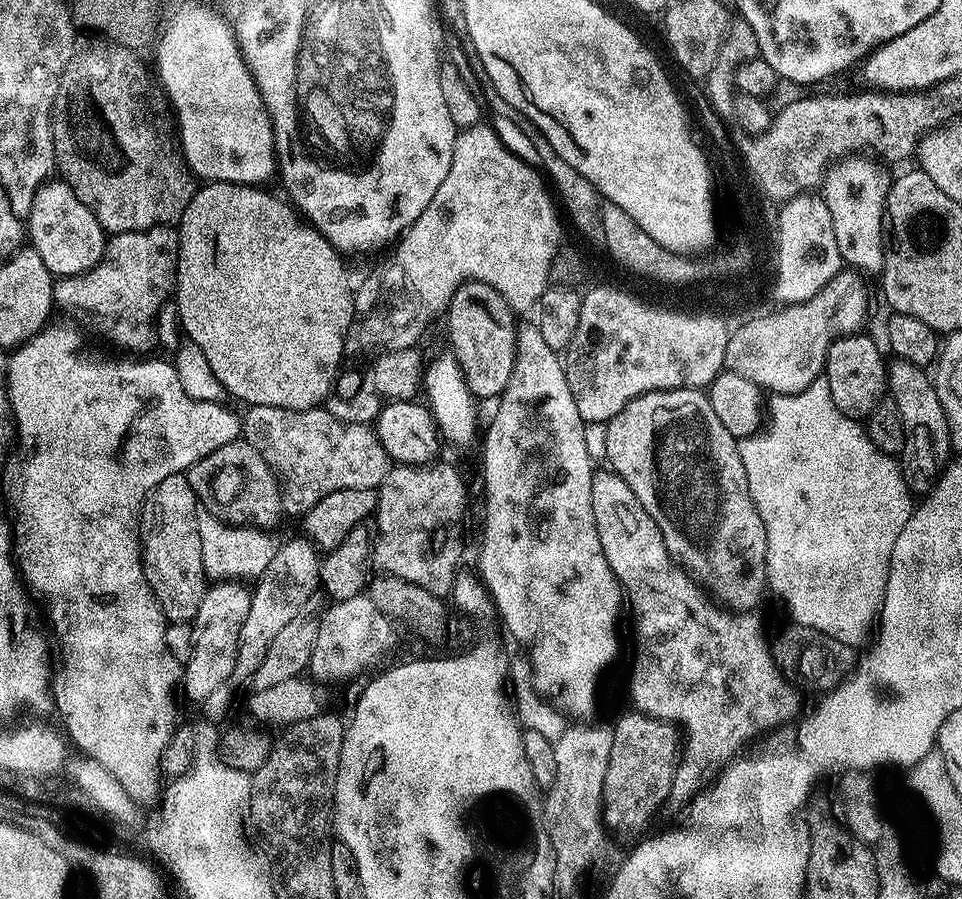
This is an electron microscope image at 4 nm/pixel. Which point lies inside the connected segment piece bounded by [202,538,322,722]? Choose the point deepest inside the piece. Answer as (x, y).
(279, 597)

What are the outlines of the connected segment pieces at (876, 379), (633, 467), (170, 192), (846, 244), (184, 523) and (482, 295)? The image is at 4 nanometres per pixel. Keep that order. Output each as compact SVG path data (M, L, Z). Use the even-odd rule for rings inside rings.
M853 334L834 341L826 356L823 375L828 383L830 398L842 414L863 421L885 399L888 387L886 359L880 348L868 336Z
M671 388L665 392L643 392L641 396L635 396L606 425L606 460L607 463L612 463L609 464L611 471L617 472L626 482L626 486L634 490L634 498L638 498L646 514L654 518L658 530L662 530L662 538L665 546L668 547L668 553L676 562L687 569L693 577L698 578L699 583L726 608L739 612L755 609L752 607L763 596L764 588L766 592L768 584L766 526L752 501L750 486L746 482L746 466L742 466L742 454L737 437L732 436L730 430L726 430L726 426L722 426L718 414L714 414L714 406L710 406L707 395L699 388Z
M100 38L104 40L92 40L88 45L77 47L73 52L70 62L66 66L66 70L62 70L60 75L60 81L58 82L58 90L56 91L56 97L52 103L52 141L54 142L54 158L56 159L55 171L58 173L59 179L63 180L65 184L70 186L70 190L74 190L74 194L78 198L78 202L82 202L82 206L86 206L94 214L94 218L98 218L98 222L104 228L105 233L115 234L118 232L145 232L147 228L159 228L161 226L172 226L179 221L180 216L186 210L186 206L190 202L190 198L196 193L198 184L194 179L191 170L188 169L188 163L184 157L184 151L180 149L180 134L176 127L176 117L172 111L172 105L168 103L168 95L164 93L164 89L160 87L159 79L139 60L137 53L133 51L127 43L124 44L111 44L108 38Z
M849 155L827 169L822 180L822 195L834 222L834 238L838 238L841 261L866 274L880 274L884 270L884 203L890 176L874 161L863 160L860 156Z
M185 473L162 478L162 482L158 482L156 489L144 499L144 509L140 512L140 547L144 573L164 612L165 621L195 621L206 591L206 577L202 566L202 538L198 538L198 501Z
M468 280L452 295L446 313L451 355L464 378L464 387L473 397L499 397L514 368L516 357L517 317L511 306L490 286Z

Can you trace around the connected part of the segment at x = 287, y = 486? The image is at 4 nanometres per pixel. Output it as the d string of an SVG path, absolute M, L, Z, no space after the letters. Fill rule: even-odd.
M253 404L247 411L248 413L243 413L242 416L242 439L254 446L254 450L258 450L258 454L262 454L264 460L270 460L270 465L272 456L280 460L276 462L276 466L284 468L284 480L280 484L280 501L283 502L285 513L289 517L303 517L315 504L322 502L326 494L334 494L334 490L379 489L386 478L390 461L375 427L340 421L324 406L295 412L278 406ZM278 428L290 430L292 436L298 436L300 448L280 450L280 446L276 444L286 444L286 440L276 436ZM288 452L302 452L302 466L300 462L298 466L290 466L292 462L290 458L286 458Z

